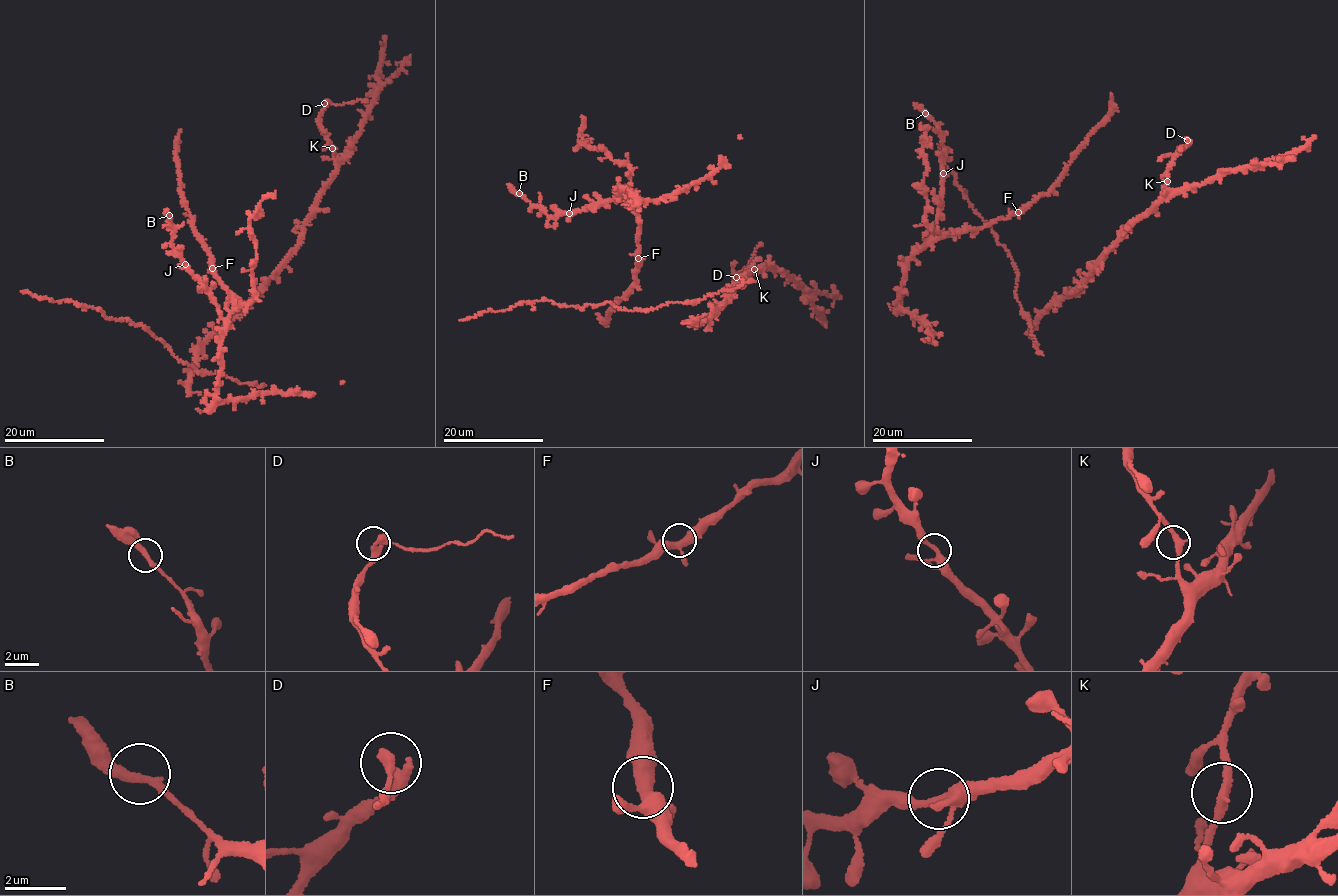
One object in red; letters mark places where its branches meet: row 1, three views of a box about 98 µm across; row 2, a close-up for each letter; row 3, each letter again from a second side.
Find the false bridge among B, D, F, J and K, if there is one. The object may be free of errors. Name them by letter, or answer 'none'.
D

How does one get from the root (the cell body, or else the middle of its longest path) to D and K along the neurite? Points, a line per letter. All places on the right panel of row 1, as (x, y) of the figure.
D: (1077, 271), (1086, 282), (1119, 235), (1159, 200), (1170, 163), (1177, 152), (1188, 144), (1187, 140)
K: (1077, 271), (1086, 282), (1119, 235), (1159, 200), (1167, 181)

